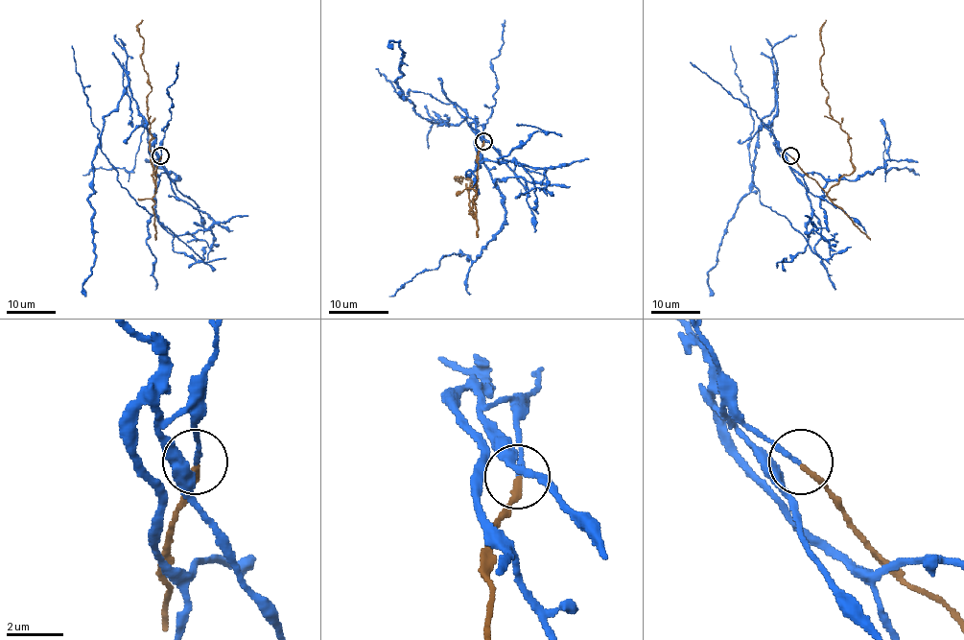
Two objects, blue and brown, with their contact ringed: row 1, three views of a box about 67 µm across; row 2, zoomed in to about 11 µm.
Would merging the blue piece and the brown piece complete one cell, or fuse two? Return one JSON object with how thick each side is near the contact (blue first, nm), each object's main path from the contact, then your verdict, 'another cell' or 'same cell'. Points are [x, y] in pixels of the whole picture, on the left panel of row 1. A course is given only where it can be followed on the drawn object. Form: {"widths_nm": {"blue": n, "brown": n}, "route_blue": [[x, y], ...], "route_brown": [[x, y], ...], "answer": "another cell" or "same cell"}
{"widths_nm": {"blue": 160, "brown": 200}, "route_blue": [[161, 155], [157, 148], [157, 220], [178, 236], [210, 230], [201, 259], [118, 179], [72, 46]], "route_brown": [[161, 156], [154, 191], [148, 113], [151, 88], [141, 59], [144, 38], [137, 26], [142, 20]], "answer": "another cell"}

